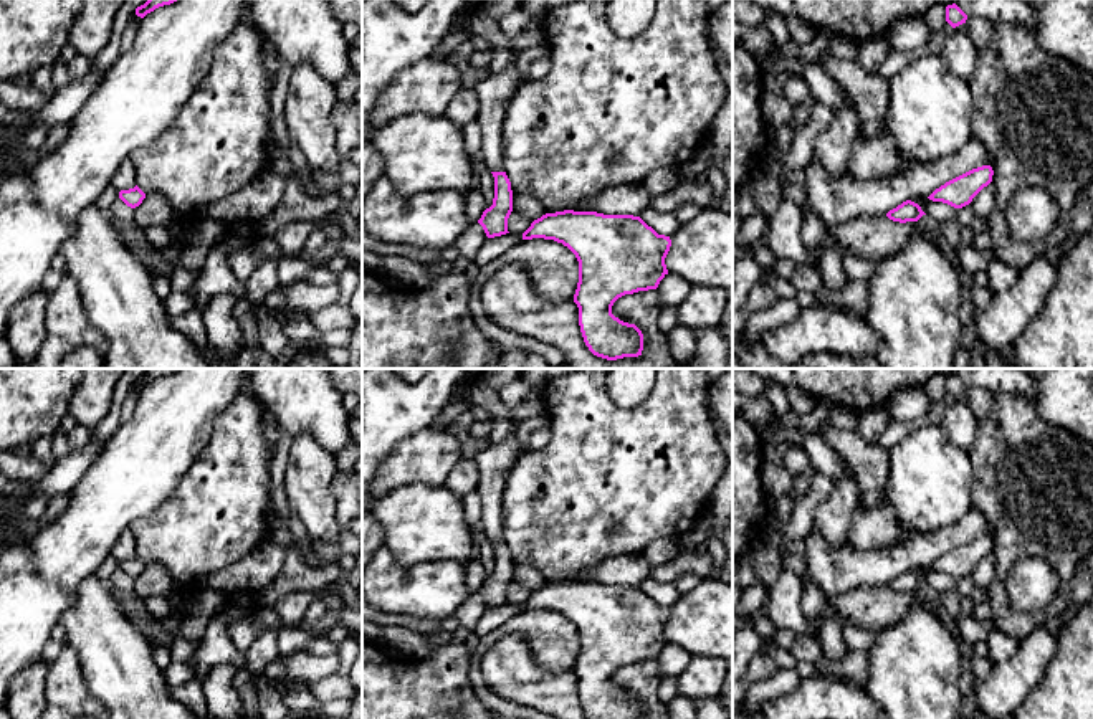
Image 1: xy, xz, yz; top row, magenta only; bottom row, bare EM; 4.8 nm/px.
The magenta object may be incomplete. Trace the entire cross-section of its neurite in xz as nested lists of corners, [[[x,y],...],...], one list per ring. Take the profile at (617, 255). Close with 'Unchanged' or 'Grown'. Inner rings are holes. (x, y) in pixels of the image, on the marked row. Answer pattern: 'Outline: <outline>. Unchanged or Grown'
Outline: [[[564,210],[534,220],[523,233],[523,240],[532,238],[554,240],[575,255],[579,283],[574,302],[579,307],[579,326],[589,350],[607,360],[642,355],[642,331],[635,324],[615,317],[612,306],[625,294],[658,288],[668,274],[665,258],[671,246],[670,236],[658,235],[640,217]]]. Unchanged

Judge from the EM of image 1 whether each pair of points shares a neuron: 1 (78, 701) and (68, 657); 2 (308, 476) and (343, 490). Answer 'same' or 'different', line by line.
1: same
2: different

